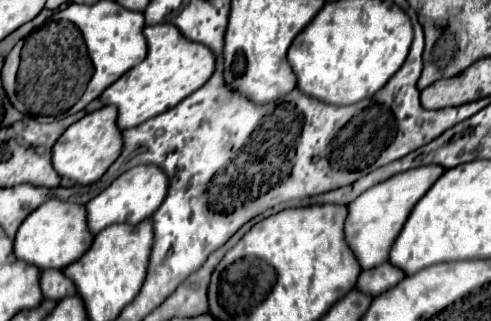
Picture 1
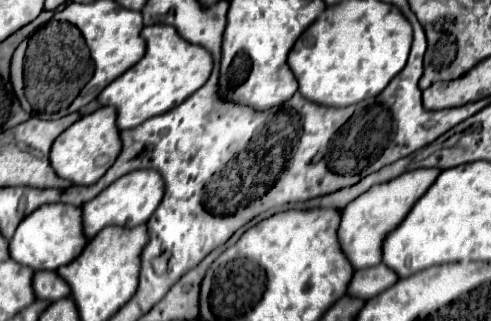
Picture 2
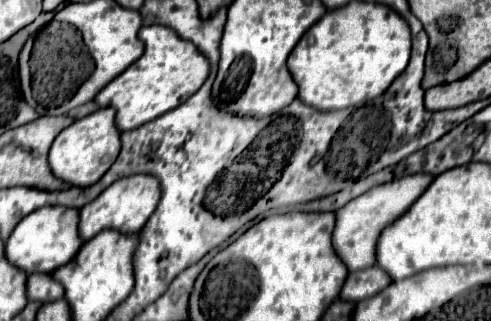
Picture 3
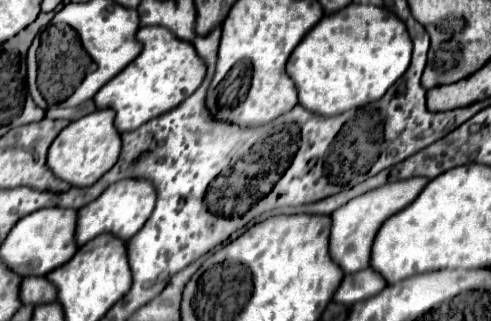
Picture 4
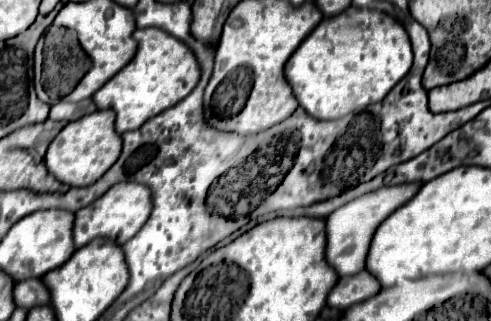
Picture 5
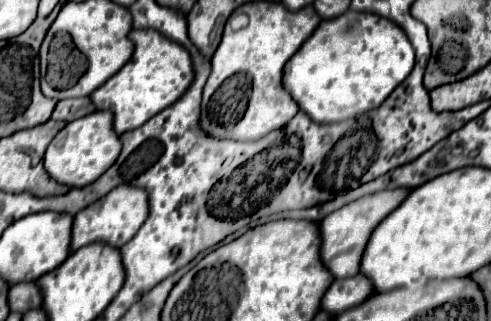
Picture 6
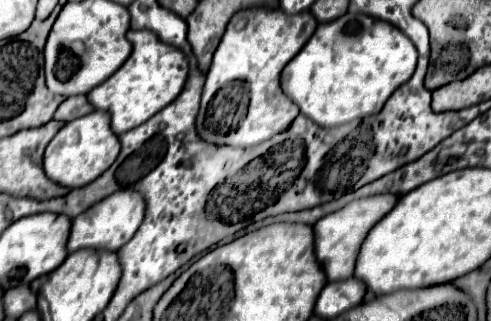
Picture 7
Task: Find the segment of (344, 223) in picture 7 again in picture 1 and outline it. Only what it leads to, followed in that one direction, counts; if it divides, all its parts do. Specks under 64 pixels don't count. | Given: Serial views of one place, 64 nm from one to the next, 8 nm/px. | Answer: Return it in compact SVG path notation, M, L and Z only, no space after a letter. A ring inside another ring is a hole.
M438 164L412 168L408 172L396 174L390 180L384 180L384 182L372 186L364 194L360 194L352 204L348 204L350 212L348 212L346 228L344 228L346 242L352 248L352 252L356 254L356 258L364 270L376 268L376 266L388 262L390 248L396 242L396 236L400 234L404 222L408 220L412 208L442 174L444 174L444 168L440 168Z

